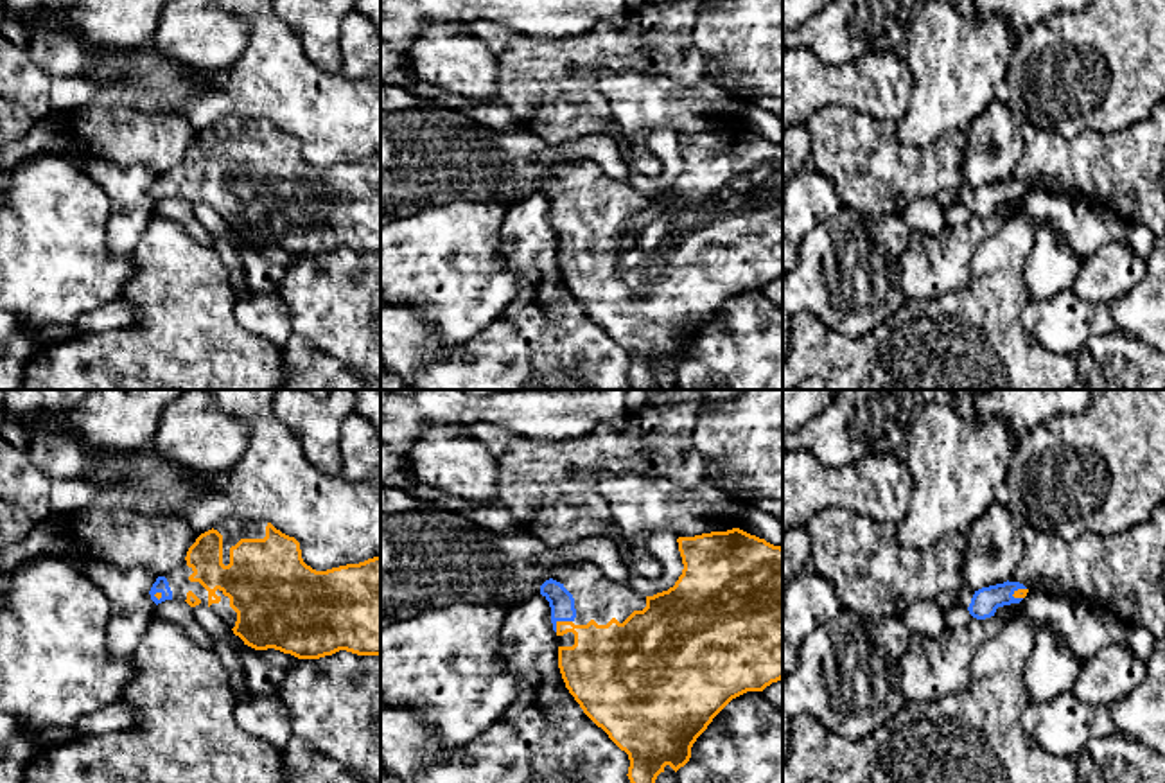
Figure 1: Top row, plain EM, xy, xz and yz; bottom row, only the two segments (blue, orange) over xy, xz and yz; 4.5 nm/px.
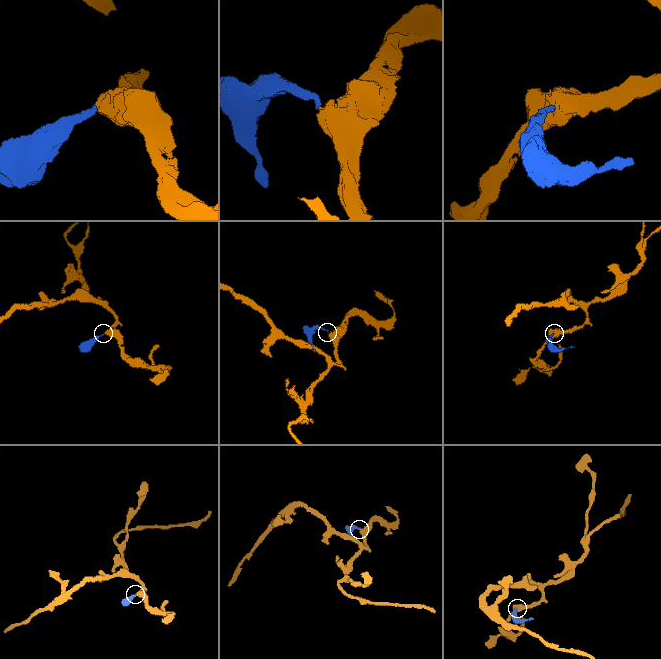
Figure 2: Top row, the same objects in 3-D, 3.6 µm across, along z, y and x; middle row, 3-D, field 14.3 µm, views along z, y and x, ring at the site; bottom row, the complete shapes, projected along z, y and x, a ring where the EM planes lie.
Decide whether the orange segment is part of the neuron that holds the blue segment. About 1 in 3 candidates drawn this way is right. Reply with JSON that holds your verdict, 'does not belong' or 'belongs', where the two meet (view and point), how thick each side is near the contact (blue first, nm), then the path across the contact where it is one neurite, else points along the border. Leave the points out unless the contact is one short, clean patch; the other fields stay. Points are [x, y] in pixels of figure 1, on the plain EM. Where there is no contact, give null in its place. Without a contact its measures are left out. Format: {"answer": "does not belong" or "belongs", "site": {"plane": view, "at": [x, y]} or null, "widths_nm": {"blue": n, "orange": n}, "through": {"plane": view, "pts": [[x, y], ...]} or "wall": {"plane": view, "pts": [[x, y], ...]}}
{"answer": "belongs", "site": {"plane": "xz", "at": [560, 218]}, "widths_nm": {"blue": 110, "orange": 280}, "through": {"plane": "xz", "pts": [[560, 198], [560, 218], [577, 227], [604, 254]]}}

